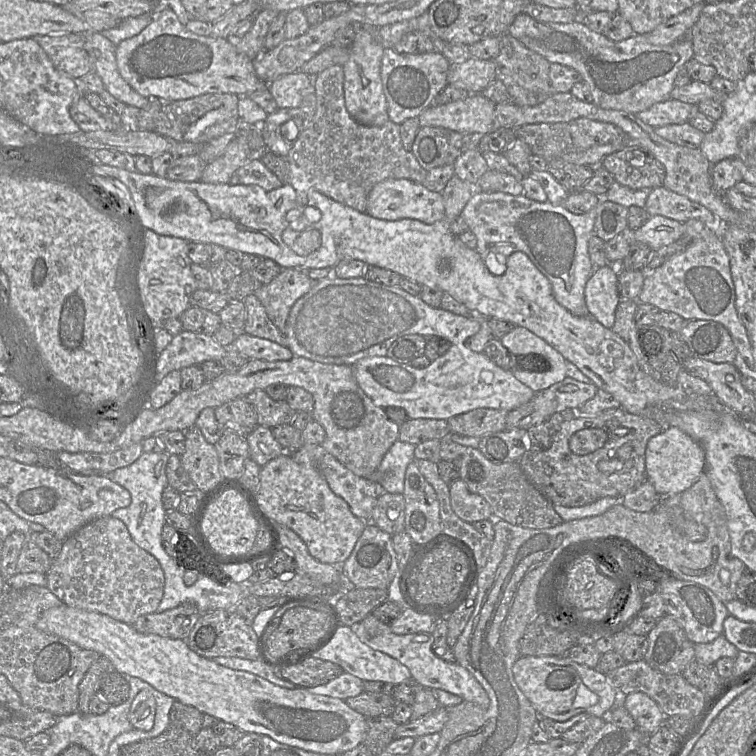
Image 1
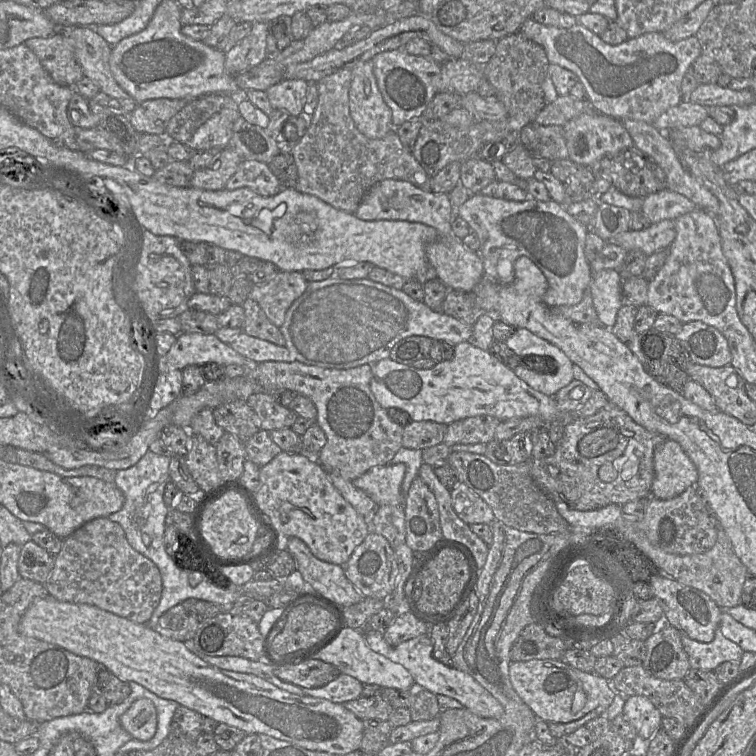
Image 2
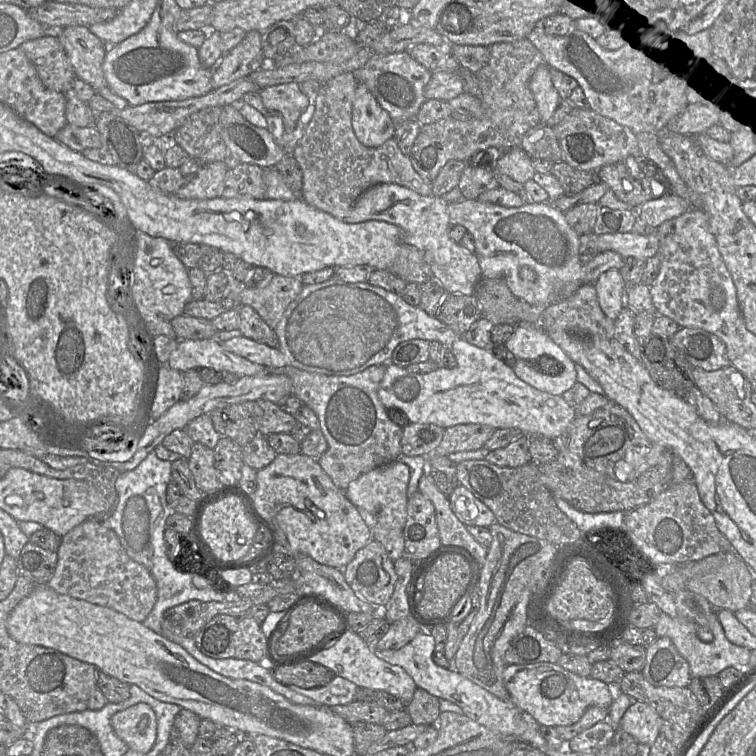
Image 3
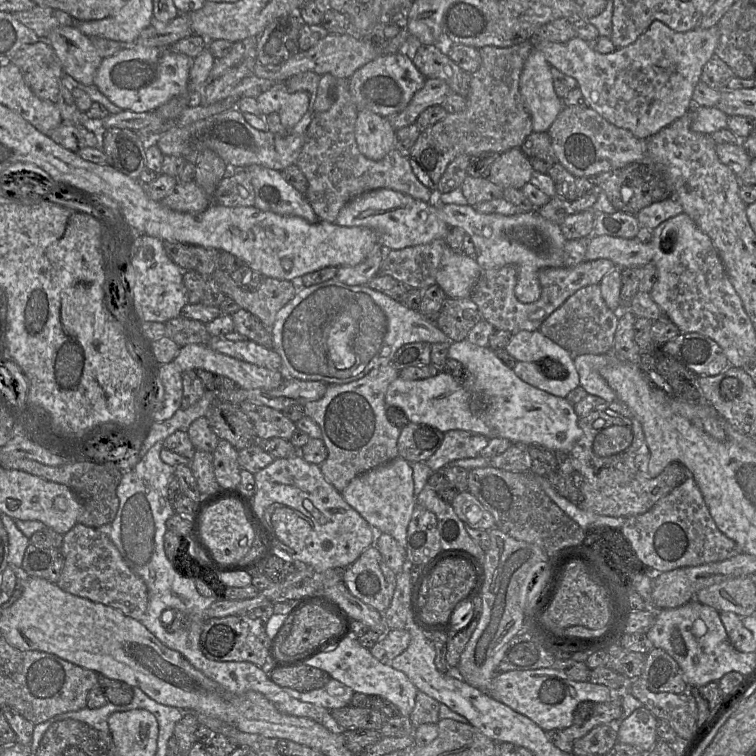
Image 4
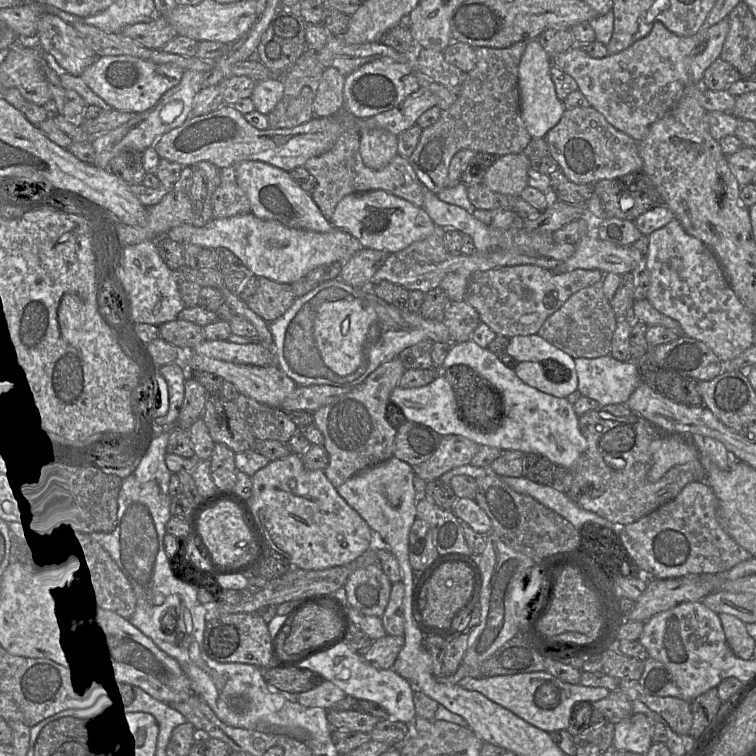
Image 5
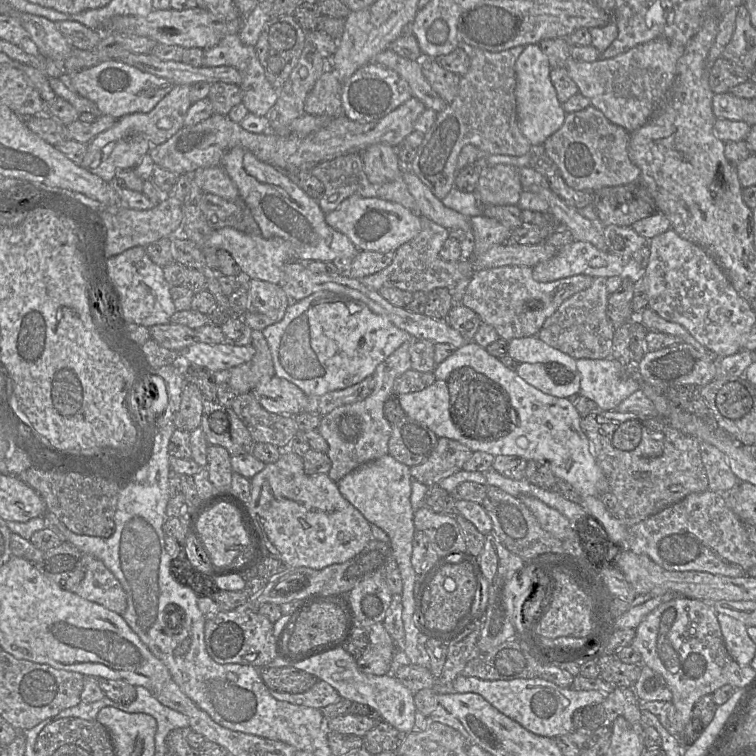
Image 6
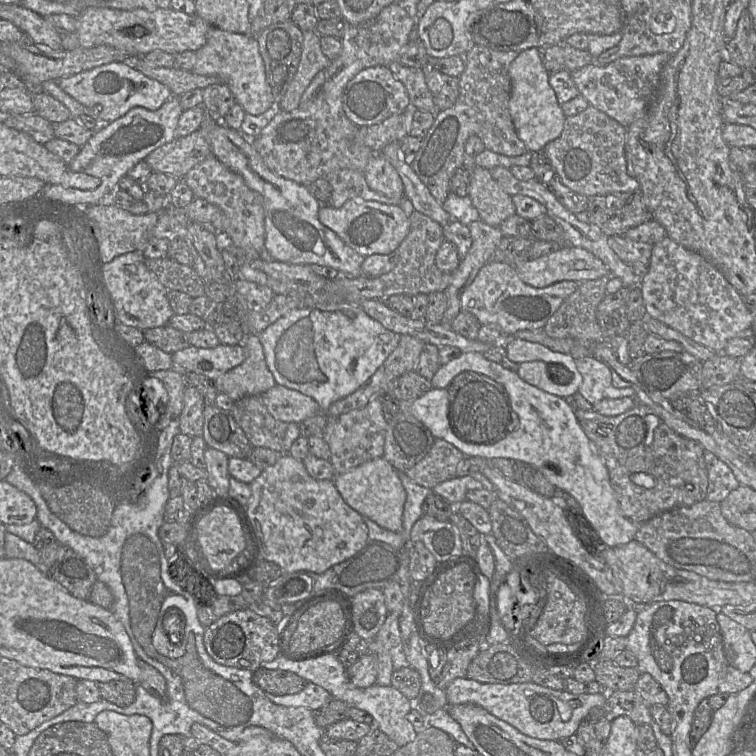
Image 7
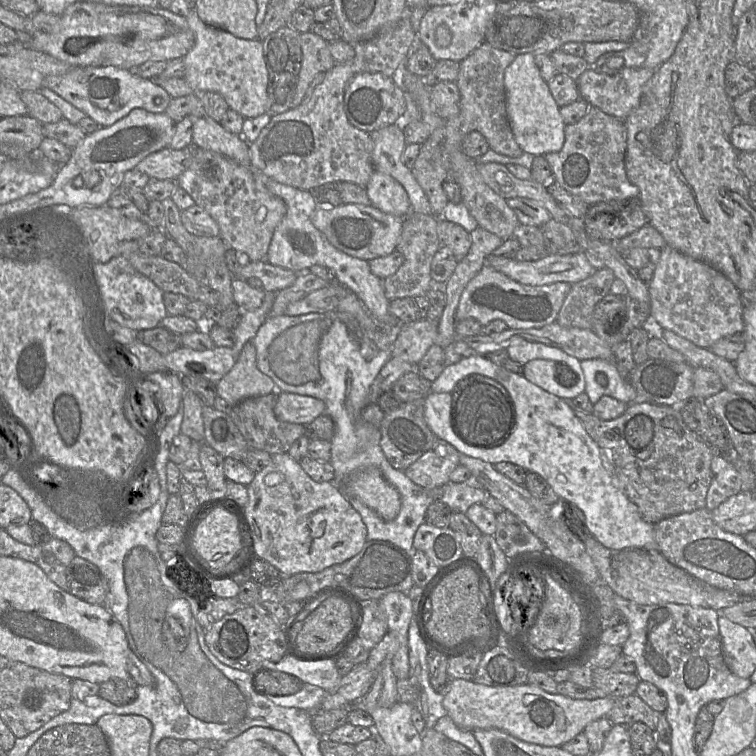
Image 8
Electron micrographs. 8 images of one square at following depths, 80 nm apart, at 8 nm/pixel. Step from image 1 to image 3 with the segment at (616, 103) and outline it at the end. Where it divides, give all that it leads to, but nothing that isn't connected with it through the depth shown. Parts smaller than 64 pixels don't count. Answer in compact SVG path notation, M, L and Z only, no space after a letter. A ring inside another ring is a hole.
M654 23L641 37L625 42L620 48L605 49L586 31L576 29L563 35L549 35L534 28L527 38L542 53L545 63L577 80L583 89L588 107L596 113L629 127L635 134L649 132L661 134L667 123L680 114L689 103L687 85L696 75L702 59L708 53L708 30L692 34L681 29L669 28L664 23Z

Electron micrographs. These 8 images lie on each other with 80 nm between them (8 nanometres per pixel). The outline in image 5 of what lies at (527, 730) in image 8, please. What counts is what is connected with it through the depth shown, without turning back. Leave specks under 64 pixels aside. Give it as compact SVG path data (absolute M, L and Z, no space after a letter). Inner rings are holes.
M546 671L485 678L464 677L458 682L458 685L466 690L483 694L491 701L548 733L569 728L573 708L576 704L580 702L595 702L606 698L610 694L610 691L603 687L574 685L563 682Z

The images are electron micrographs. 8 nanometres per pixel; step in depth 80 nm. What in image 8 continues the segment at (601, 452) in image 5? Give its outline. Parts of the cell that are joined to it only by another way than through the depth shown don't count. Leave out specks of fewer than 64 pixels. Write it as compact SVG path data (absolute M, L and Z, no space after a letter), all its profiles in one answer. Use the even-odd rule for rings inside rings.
M561 398L574 411L583 427L599 448L607 454L613 466L613 478L620 490L637 507L641 518L655 524L664 518L692 512L705 507L712 480L711 460L716 454L692 432L682 419L678 406L657 405L635 401L613 420L601 420L574 405L571 398Z

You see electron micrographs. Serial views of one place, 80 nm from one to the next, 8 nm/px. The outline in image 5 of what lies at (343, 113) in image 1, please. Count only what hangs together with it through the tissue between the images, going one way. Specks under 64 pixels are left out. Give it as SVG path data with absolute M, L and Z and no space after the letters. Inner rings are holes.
M344 131L333 147L320 156L310 158L304 168L316 179L317 186L311 196L323 216L330 220L337 204L347 195L383 190L405 199L417 207L423 205L423 184L417 178L409 161L396 155L392 161L380 170L366 167L359 149L360 133Z

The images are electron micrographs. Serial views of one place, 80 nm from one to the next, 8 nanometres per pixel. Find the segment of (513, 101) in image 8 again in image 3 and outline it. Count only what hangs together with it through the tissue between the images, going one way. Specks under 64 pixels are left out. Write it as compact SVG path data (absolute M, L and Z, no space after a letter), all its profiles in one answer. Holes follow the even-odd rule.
M540 65L532 75L529 83L540 115L540 123L547 124L557 109L561 98L552 83L549 66Z

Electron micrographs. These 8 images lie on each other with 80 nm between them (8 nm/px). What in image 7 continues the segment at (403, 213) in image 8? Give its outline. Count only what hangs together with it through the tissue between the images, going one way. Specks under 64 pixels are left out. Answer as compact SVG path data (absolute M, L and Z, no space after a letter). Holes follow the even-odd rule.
M381 151L374 152L369 159L364 176L370 189L395 201L403 201L405 198L404 186L398 172Z

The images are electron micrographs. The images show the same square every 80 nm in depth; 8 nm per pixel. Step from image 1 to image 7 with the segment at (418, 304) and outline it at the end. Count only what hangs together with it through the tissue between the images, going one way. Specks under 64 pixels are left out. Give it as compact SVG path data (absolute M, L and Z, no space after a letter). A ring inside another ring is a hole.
M347 301L324 302L315 304L314 307L292 309L258 335L266 364L276 384L313 398L322 414L327 413L333 402L362 386L383 365L400 341L400 334L388 330L371 318L359 304Z

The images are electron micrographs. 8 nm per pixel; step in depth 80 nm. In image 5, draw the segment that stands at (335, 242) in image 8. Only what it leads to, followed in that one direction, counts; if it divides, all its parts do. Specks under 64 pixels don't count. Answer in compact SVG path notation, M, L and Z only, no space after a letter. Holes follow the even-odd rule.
M383 190L345 196L337 204L329 221L335 229L345 230L356 238L361 248L389 253L427 238L435 229L434 222L422 207Z

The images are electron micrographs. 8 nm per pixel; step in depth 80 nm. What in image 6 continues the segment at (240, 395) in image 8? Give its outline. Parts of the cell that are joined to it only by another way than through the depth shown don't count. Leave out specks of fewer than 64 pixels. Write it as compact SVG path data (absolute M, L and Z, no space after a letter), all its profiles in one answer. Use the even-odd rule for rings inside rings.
M253 330L251 334L251 345L255 348L255 355L253 358L239 366L233 367L229 370L224 370L222 372L215 372L215 373L222 373L225 381L227 384L231 387L231 389L235 392L236 396L240 394L245 394L248 392L251 392L254 388L261 384L267 383L273 376L275 376L275 371L274 371L274 366L273 366L273 360L272 360L272 355L270 352L269 345L267 343L267 340L265 339L263 333L261 330Z

